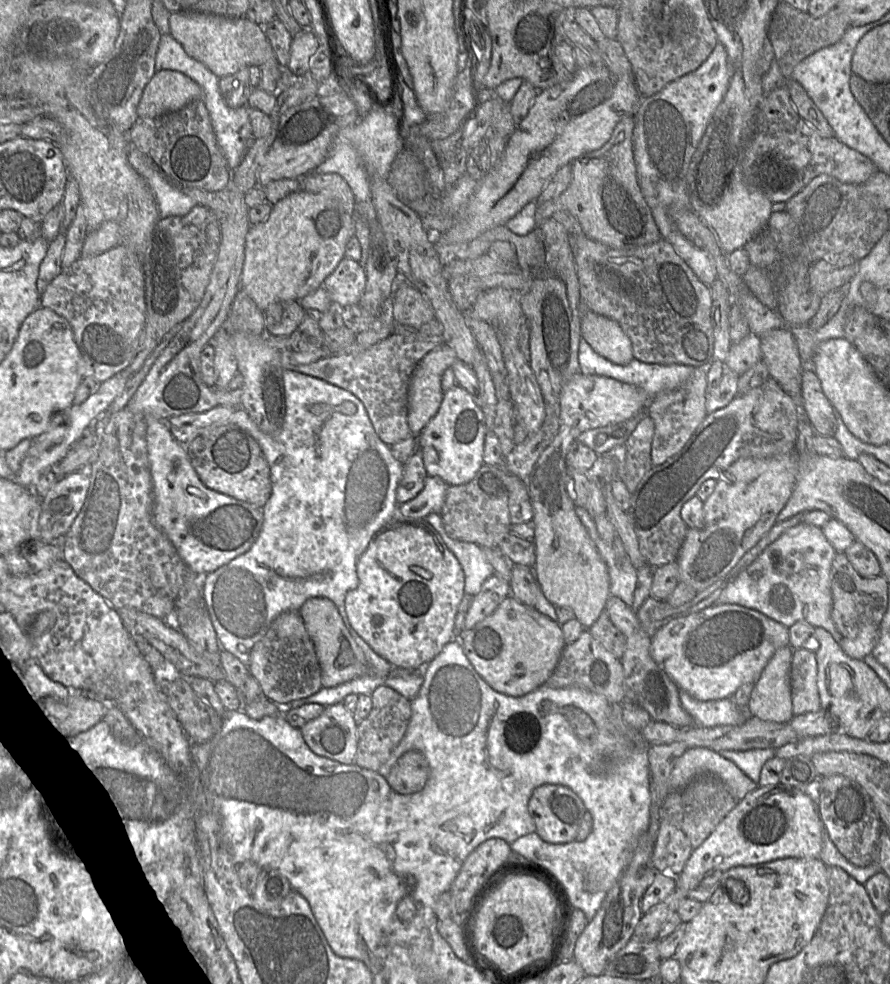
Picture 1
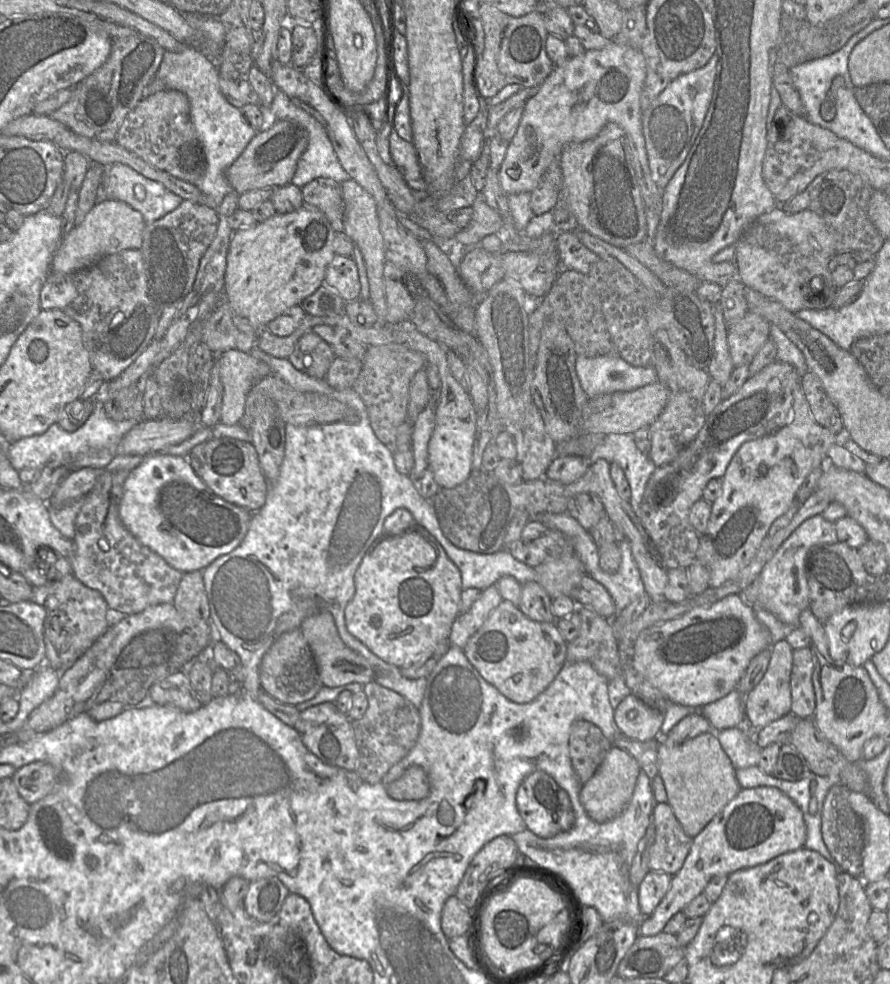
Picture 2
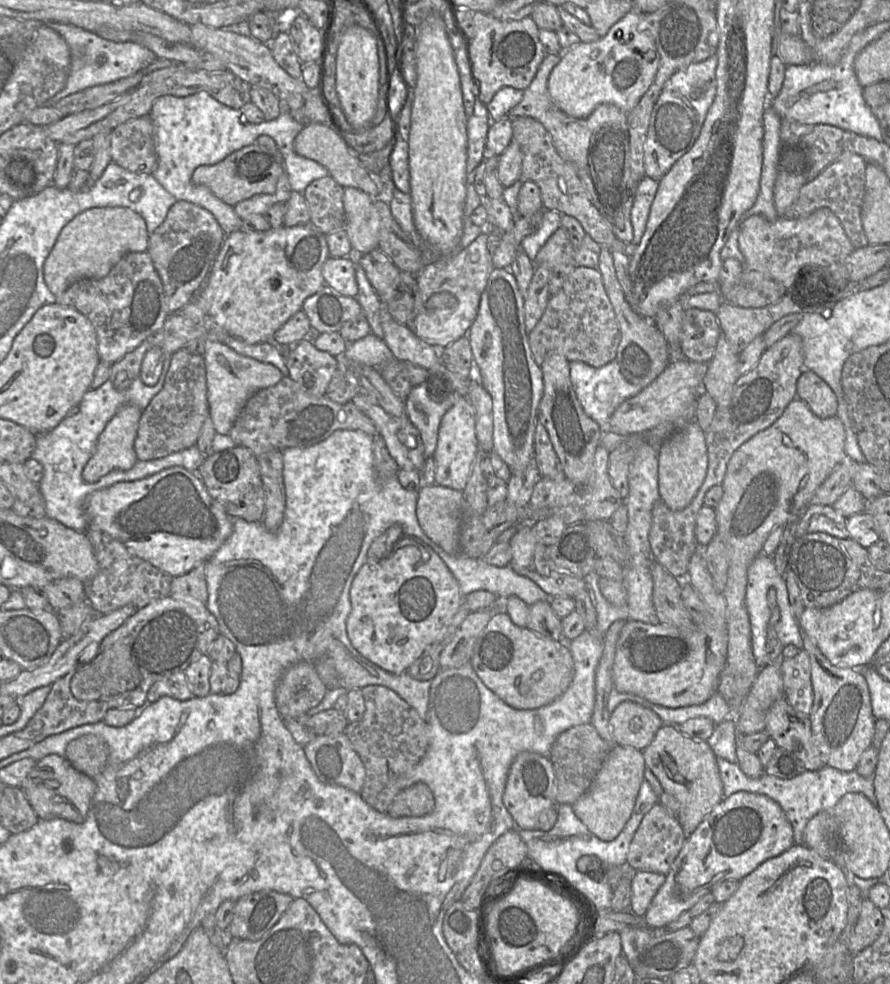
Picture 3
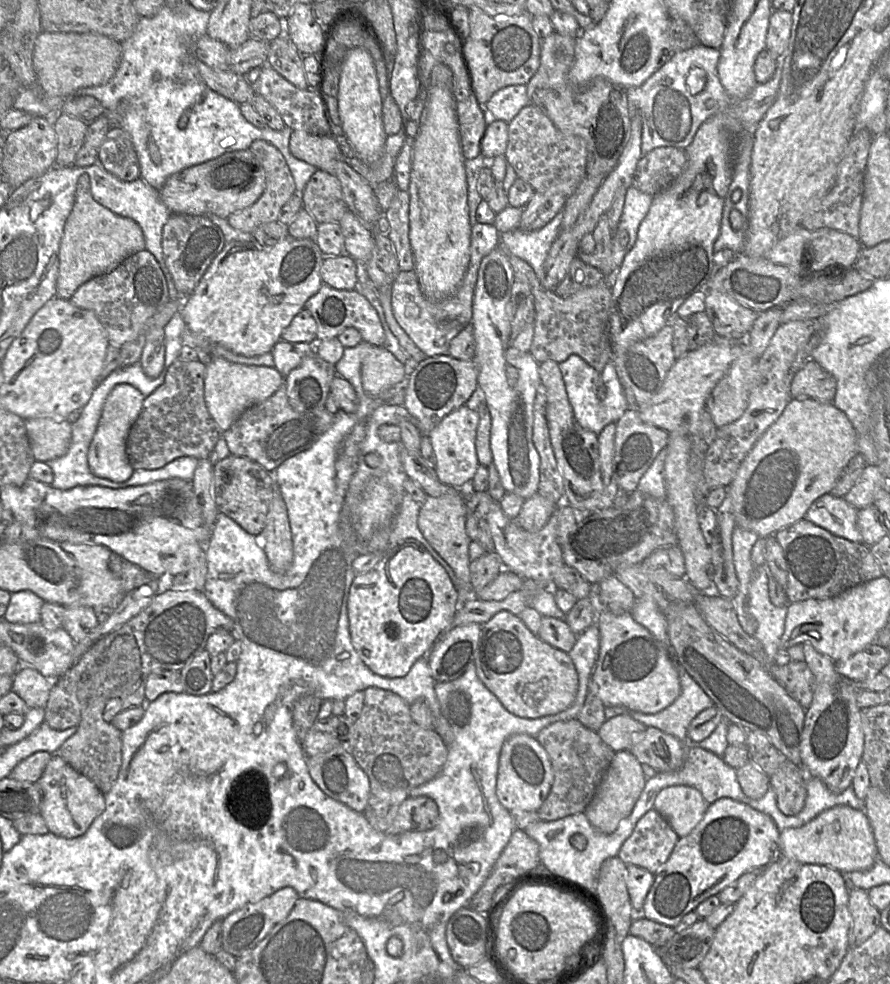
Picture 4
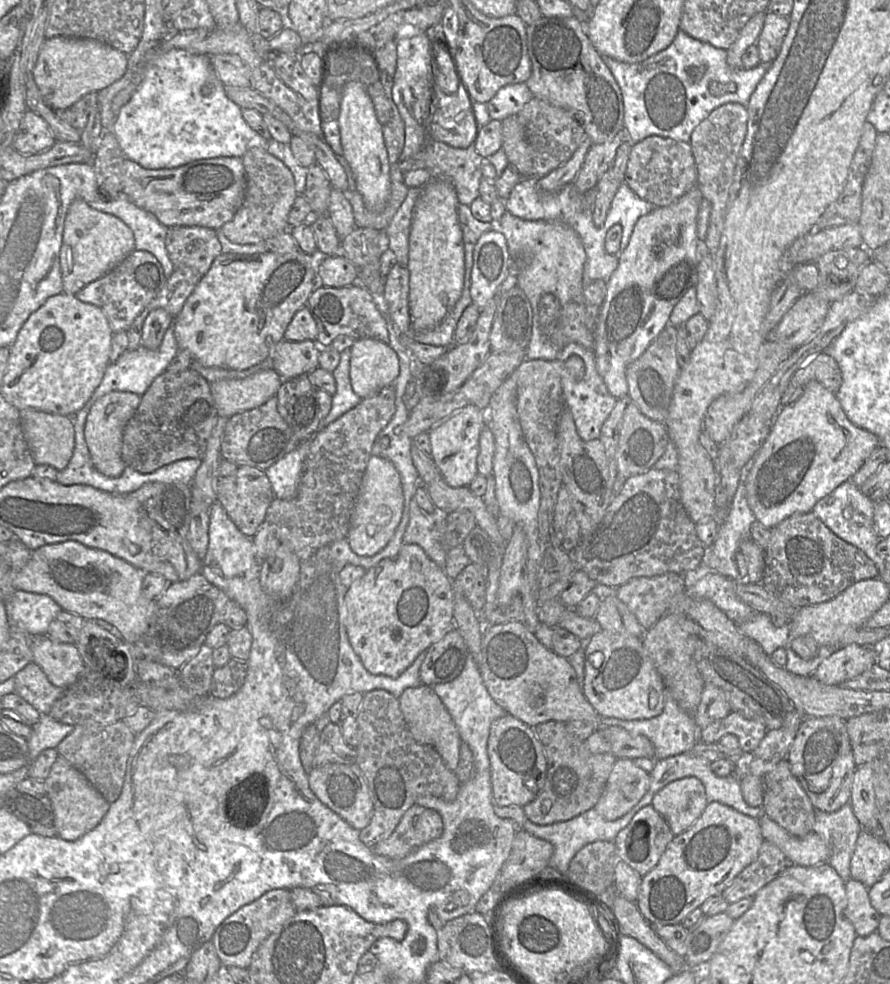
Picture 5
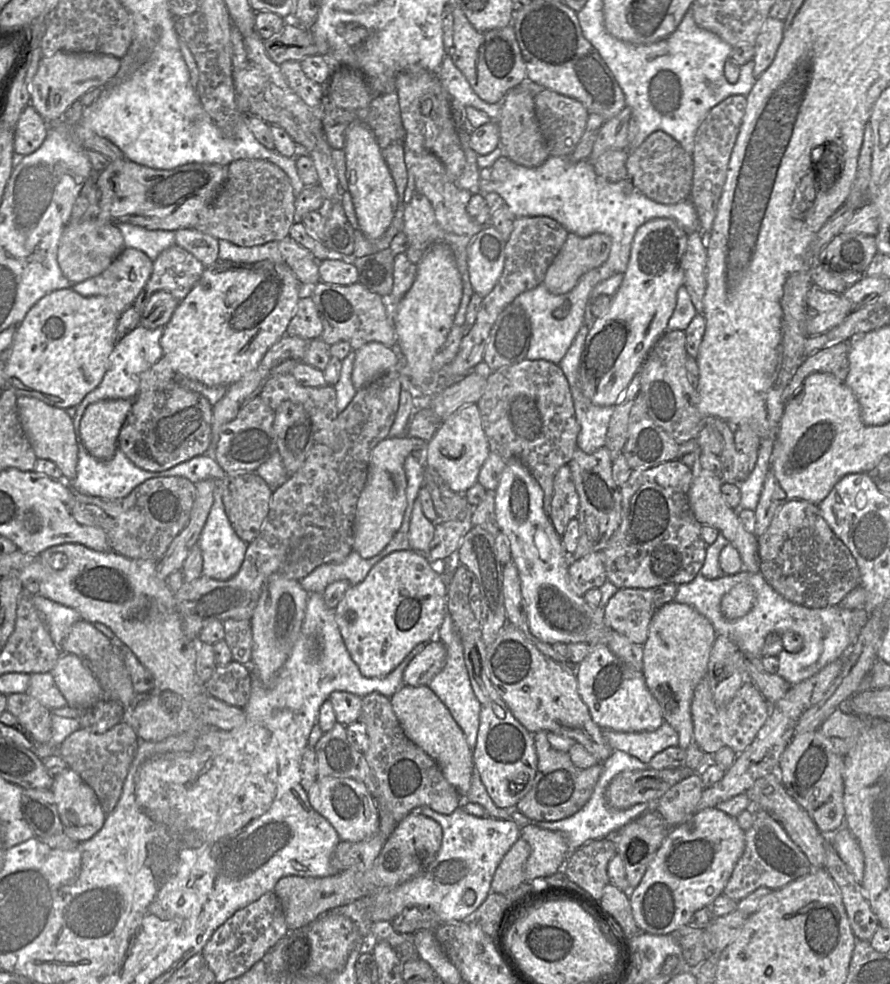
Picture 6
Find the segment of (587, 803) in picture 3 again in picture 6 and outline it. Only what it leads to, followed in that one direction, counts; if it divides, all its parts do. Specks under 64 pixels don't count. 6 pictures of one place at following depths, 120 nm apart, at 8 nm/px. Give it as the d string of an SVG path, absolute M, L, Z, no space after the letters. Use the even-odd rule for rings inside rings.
M686 766L621 772L606 790L607 804L615 810L625 810L640 803L654 804L671 787L691 774Z

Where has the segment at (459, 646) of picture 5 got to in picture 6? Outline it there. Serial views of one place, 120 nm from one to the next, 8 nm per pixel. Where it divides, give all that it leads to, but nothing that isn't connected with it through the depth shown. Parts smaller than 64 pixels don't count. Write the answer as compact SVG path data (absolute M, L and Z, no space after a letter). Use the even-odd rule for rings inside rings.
M437 638L428 642L427 646L406 666L403 672L403 683L406 686L425 686L443 669L446 661L446 649Z

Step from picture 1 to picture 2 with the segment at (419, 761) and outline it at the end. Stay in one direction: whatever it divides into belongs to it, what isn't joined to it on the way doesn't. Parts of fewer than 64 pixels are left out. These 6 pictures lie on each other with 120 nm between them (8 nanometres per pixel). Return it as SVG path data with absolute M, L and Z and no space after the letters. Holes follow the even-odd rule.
M412 765L387 786L388 795L398 801L422 800L430 793L430 780L423 768Z

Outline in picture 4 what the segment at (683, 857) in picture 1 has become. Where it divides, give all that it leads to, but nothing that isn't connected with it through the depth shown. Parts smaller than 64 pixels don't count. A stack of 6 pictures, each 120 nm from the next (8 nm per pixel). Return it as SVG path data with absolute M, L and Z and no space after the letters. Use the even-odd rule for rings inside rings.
M652 809L637 822L617 857L626 865L655 874L668 861L679 839L670 824Z

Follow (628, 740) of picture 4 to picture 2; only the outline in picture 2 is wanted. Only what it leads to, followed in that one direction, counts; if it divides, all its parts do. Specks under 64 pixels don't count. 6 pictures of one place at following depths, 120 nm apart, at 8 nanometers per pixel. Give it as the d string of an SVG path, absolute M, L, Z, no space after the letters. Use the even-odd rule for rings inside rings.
M635 695L625 697L614 710L614 721L621 735L641 742L661 739L665 715Z

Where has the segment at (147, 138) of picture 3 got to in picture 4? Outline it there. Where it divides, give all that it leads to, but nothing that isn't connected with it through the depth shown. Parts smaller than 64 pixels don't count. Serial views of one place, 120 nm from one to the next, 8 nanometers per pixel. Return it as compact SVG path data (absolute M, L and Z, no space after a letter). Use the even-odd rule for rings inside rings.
M112 126L98 149L98 162L118 179L130 182L140 177L140 164L131 136Z

